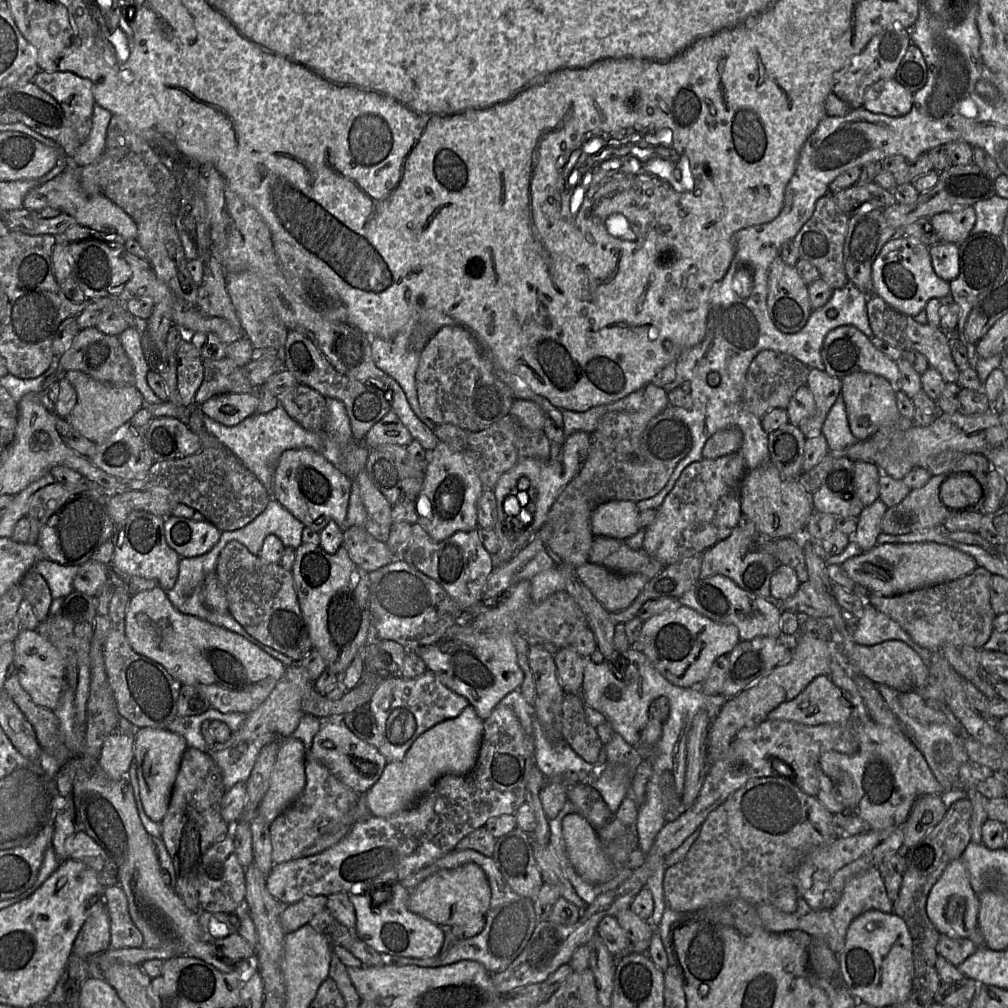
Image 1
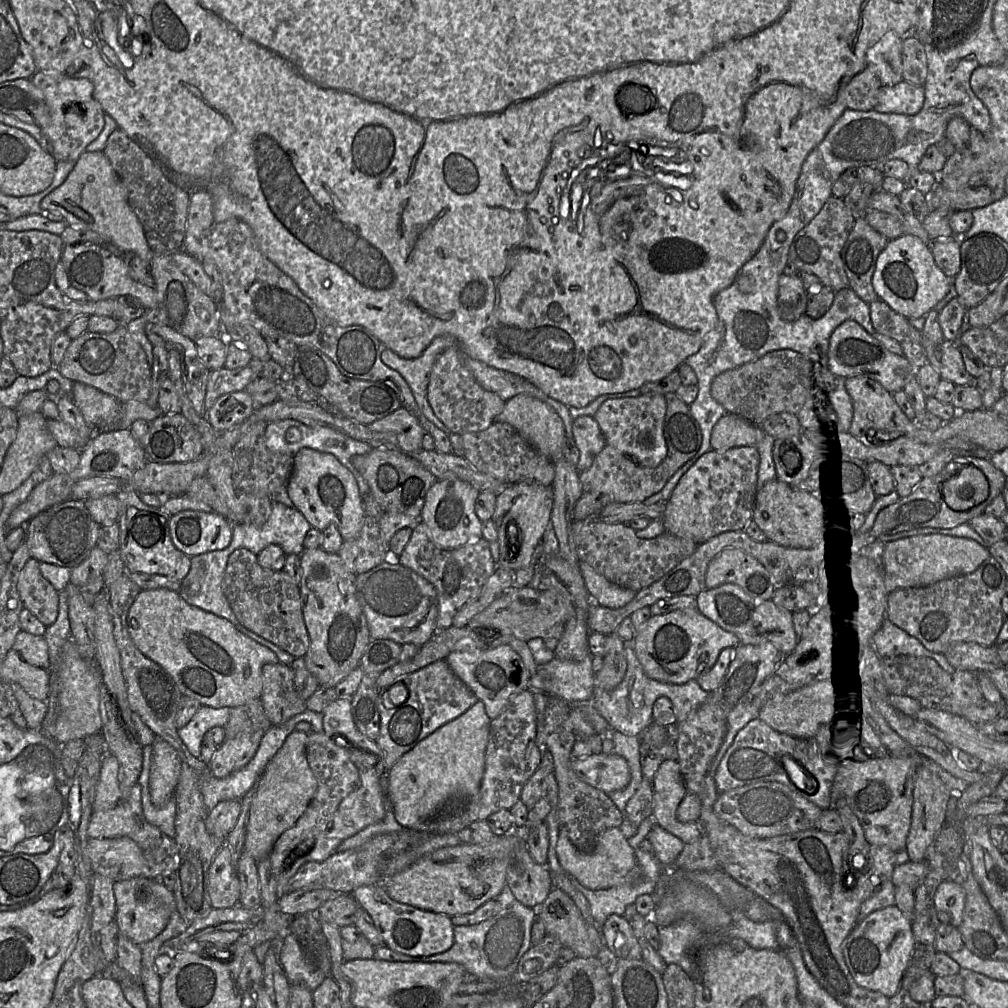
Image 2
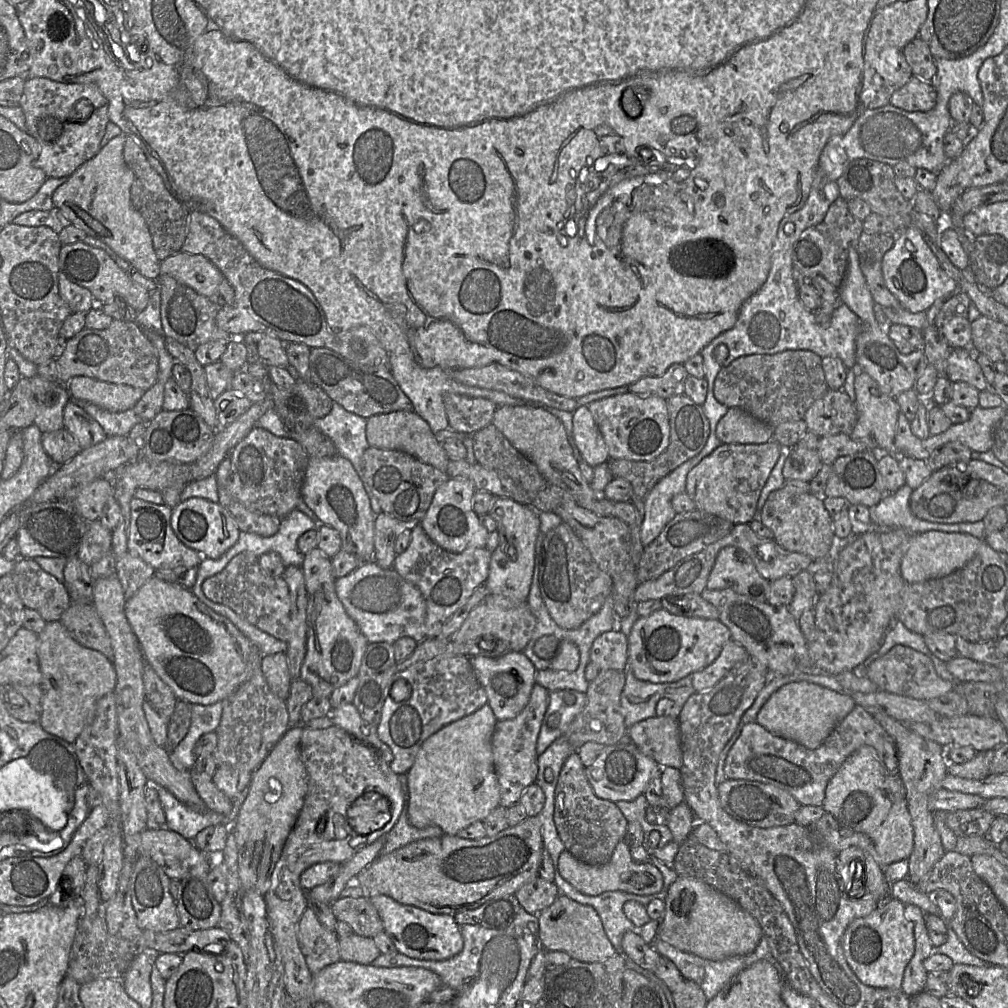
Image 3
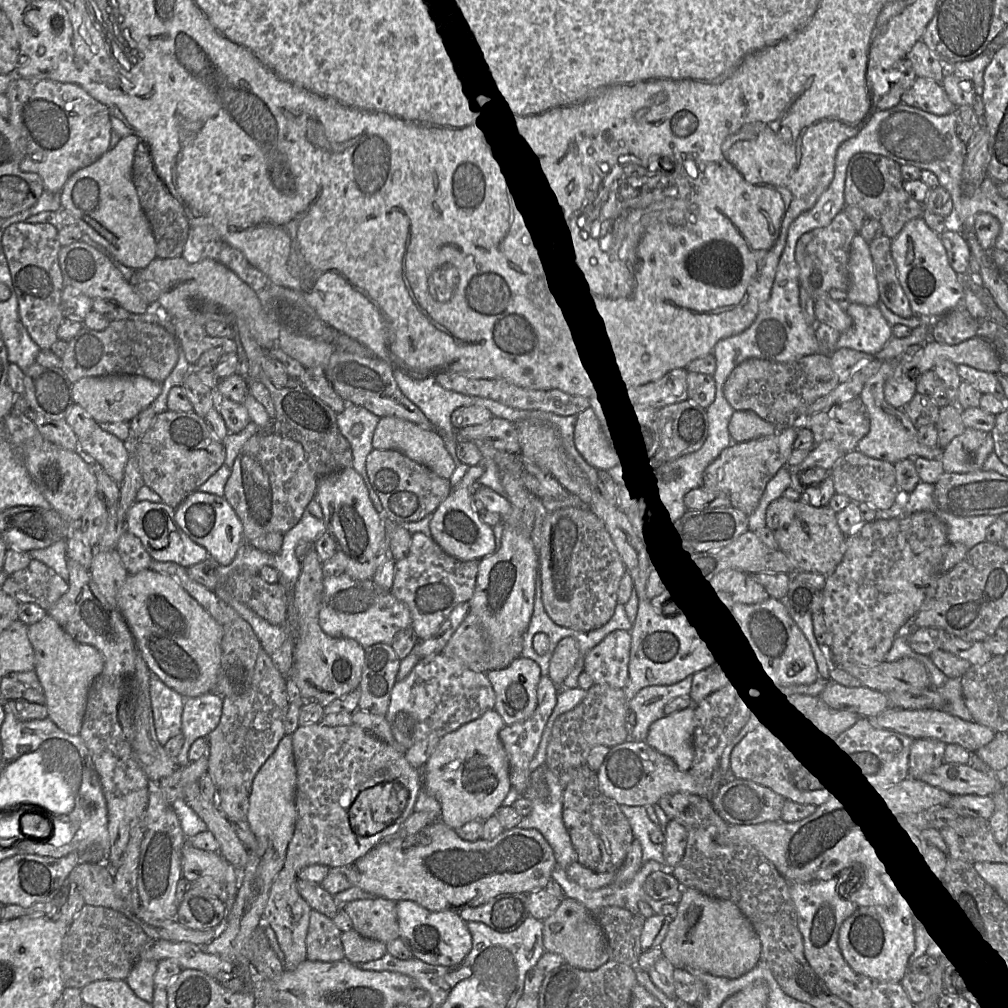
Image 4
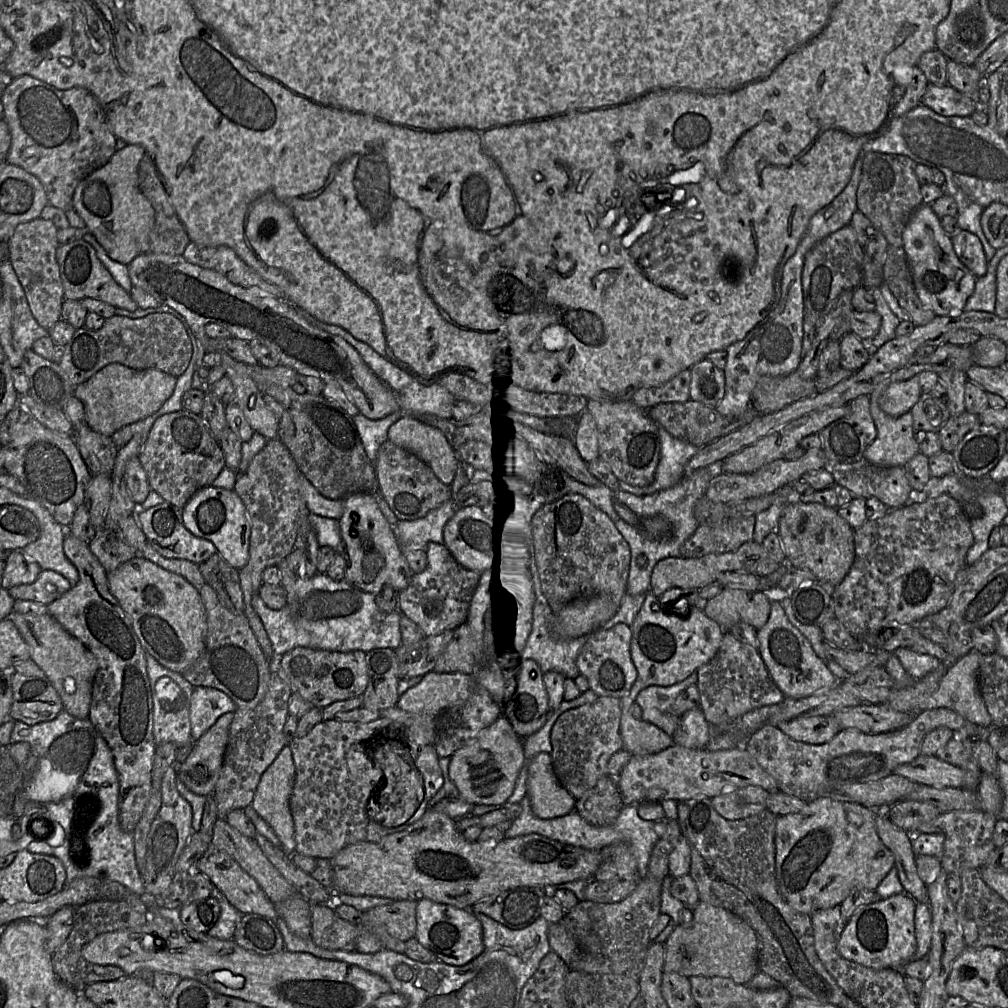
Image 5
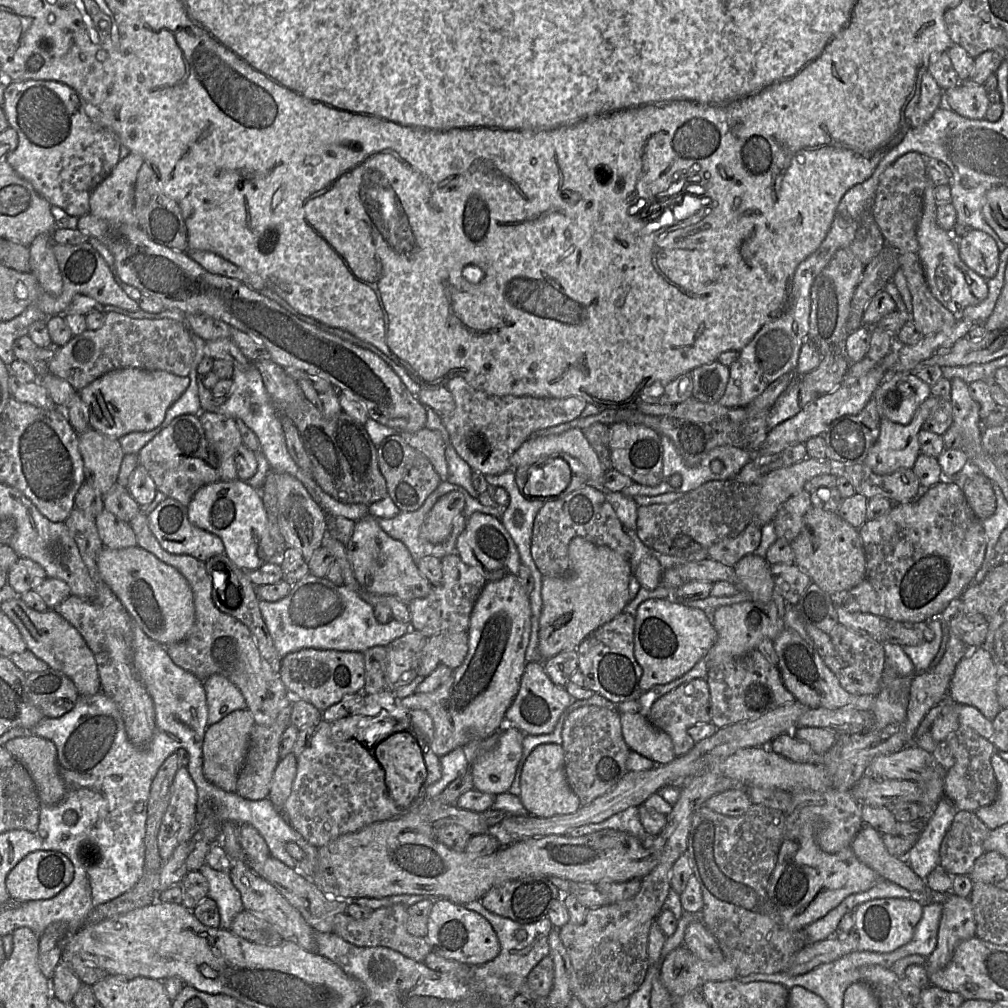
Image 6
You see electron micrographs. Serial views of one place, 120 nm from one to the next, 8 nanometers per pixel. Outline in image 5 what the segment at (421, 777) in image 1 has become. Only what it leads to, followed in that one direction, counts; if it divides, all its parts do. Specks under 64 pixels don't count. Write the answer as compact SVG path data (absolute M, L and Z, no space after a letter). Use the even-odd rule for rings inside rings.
M501 715L450 756L448 774L456 794L465 801L473 805L502 806L513 793L523 763L523 739Z

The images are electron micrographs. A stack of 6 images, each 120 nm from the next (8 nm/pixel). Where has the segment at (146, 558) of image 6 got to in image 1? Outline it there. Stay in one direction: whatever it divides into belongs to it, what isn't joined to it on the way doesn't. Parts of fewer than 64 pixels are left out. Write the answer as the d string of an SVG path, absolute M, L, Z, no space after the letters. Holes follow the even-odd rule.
M159 586L131 596L126 608L125 633L127 641L136 653L161 664L175 679L181 683L181 685L190 685L199 689L208 699L211 708L214 708L221 713L242 712L249 714L266 700L286 673L286 667L279 660L273 658L271 655L245 639L243 636L198 617L186 615L178 611L168 599L167 592Z

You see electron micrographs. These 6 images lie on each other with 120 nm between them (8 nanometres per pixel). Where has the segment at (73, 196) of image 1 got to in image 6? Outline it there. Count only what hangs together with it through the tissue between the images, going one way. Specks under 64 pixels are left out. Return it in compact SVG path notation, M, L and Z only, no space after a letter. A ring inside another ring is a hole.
M134 152L120 160L94 189L89 214L94 217L139 226L134 212L134 187L144 158Z

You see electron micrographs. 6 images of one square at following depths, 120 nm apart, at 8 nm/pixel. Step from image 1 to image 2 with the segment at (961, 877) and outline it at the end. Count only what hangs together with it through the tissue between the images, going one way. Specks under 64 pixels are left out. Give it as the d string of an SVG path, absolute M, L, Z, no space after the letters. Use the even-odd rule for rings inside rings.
M944 880L936 889L934 905L940 923L958 927L963 919L966 893L958 883Z

